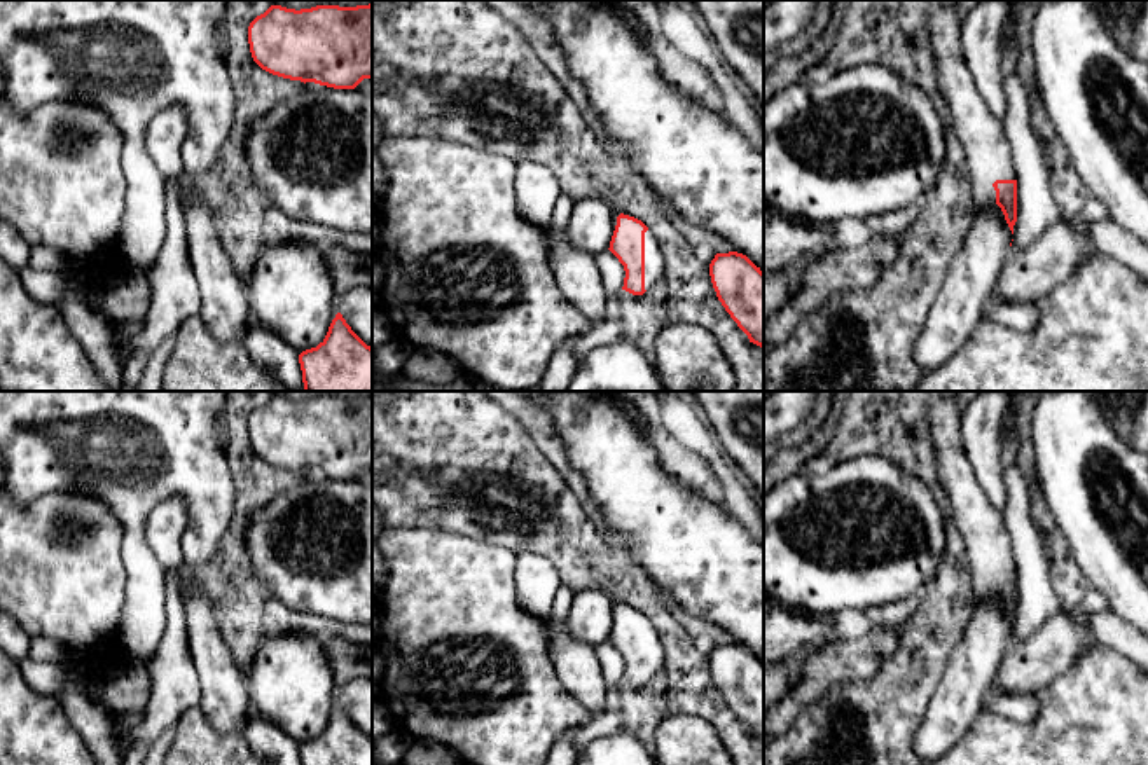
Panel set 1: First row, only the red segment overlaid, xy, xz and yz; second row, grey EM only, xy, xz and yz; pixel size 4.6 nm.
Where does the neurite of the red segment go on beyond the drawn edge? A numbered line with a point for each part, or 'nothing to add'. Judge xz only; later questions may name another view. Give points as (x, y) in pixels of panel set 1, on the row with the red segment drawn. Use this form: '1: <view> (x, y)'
1: xz (654, 262)

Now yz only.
1: yz (988, 154)

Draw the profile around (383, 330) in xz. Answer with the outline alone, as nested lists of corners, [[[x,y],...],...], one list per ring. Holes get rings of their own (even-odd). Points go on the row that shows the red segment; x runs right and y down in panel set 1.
[[[372,306],[372,348],[400,339],[398,330],[383,314],[379,306]]]

